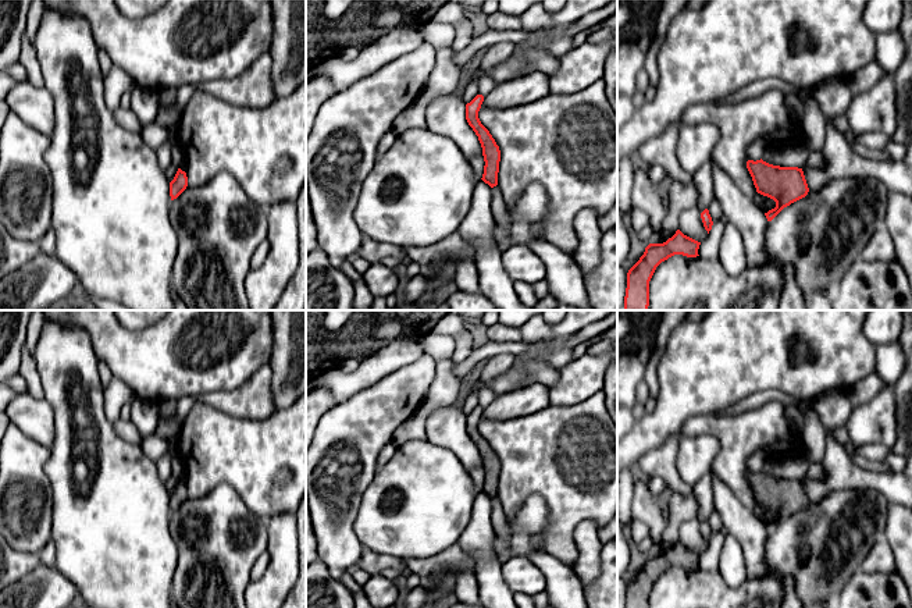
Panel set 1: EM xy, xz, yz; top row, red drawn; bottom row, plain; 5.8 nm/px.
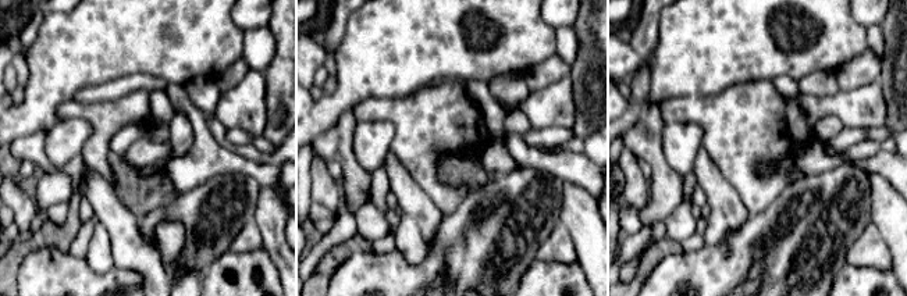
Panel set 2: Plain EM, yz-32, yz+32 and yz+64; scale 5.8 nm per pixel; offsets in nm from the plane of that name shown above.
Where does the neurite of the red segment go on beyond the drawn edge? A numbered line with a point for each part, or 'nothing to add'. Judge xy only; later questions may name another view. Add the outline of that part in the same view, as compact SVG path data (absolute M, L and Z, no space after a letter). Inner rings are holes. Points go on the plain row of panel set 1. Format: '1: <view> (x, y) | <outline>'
nothing to add

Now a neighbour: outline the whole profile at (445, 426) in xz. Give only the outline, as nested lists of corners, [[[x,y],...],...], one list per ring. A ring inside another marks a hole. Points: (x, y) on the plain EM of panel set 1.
[[[462,403],[435,408],[425,420],[427,440],[452,451],[467,470],[482,466],[478,448],[466,431]]]

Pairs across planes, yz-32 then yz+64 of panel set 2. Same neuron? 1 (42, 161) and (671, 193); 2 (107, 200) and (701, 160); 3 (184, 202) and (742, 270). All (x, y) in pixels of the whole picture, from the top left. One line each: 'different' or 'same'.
1: same
2: same
3: same

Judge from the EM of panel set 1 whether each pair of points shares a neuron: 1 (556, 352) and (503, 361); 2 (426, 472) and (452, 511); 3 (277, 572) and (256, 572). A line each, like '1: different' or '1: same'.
1: different
2: same
3: different

